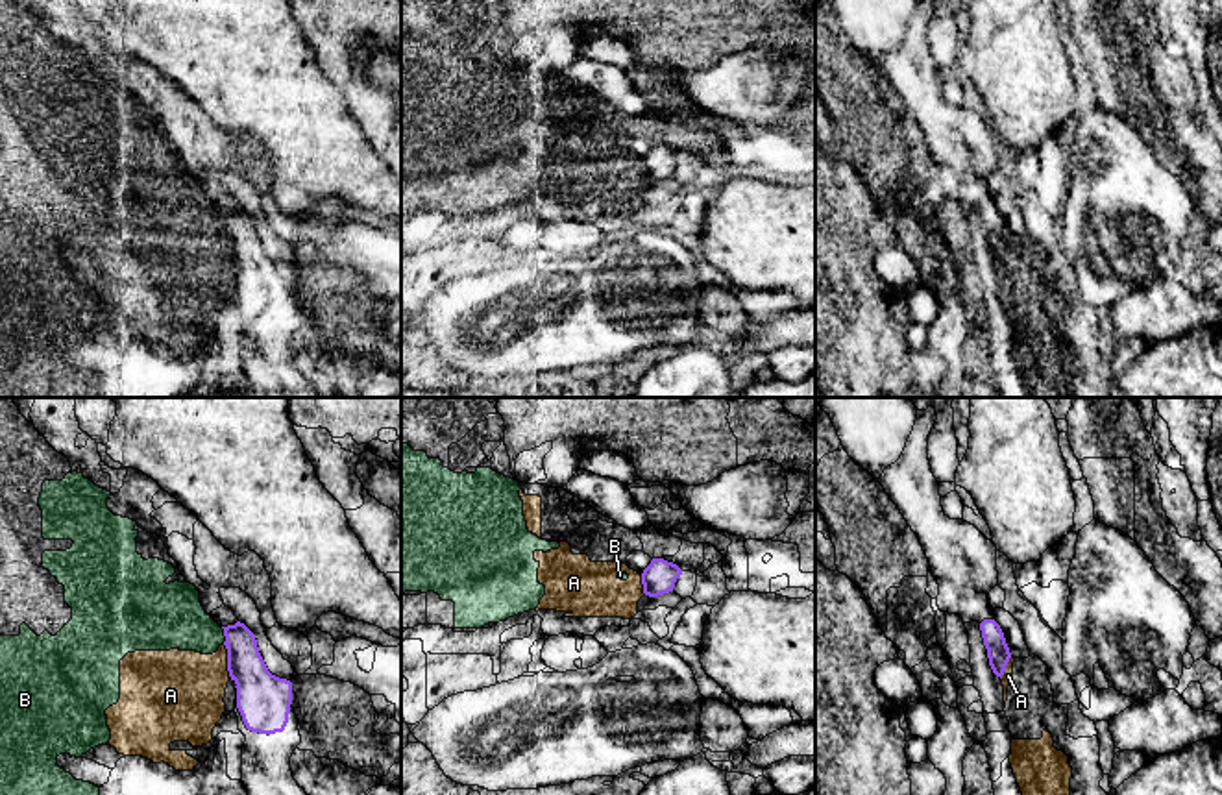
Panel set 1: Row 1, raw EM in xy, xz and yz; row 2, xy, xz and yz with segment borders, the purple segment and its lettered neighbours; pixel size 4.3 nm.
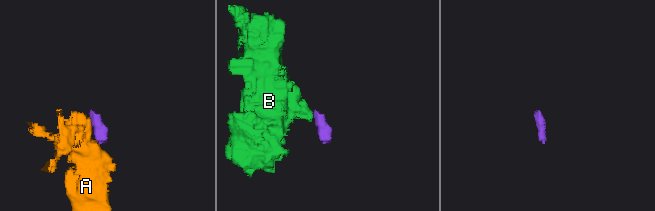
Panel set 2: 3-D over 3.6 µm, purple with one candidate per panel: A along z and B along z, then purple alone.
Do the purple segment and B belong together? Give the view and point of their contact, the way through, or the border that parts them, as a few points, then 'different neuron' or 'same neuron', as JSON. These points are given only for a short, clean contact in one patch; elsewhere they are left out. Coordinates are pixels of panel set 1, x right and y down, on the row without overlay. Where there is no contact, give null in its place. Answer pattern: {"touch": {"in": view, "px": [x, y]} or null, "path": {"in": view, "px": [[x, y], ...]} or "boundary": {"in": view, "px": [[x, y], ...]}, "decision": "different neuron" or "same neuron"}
{"touch": {"in": "xy", "px": [224, 220]}, "boundary": {"in": "xy", "px": [[220, 213], [224, 230]]}, "decision": "different neuron"}

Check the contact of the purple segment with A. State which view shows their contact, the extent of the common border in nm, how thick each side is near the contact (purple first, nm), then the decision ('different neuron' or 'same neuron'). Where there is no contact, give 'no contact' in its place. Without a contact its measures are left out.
contact in xy; length 150 nm; calibres 240 and 360 nm; different neuron

